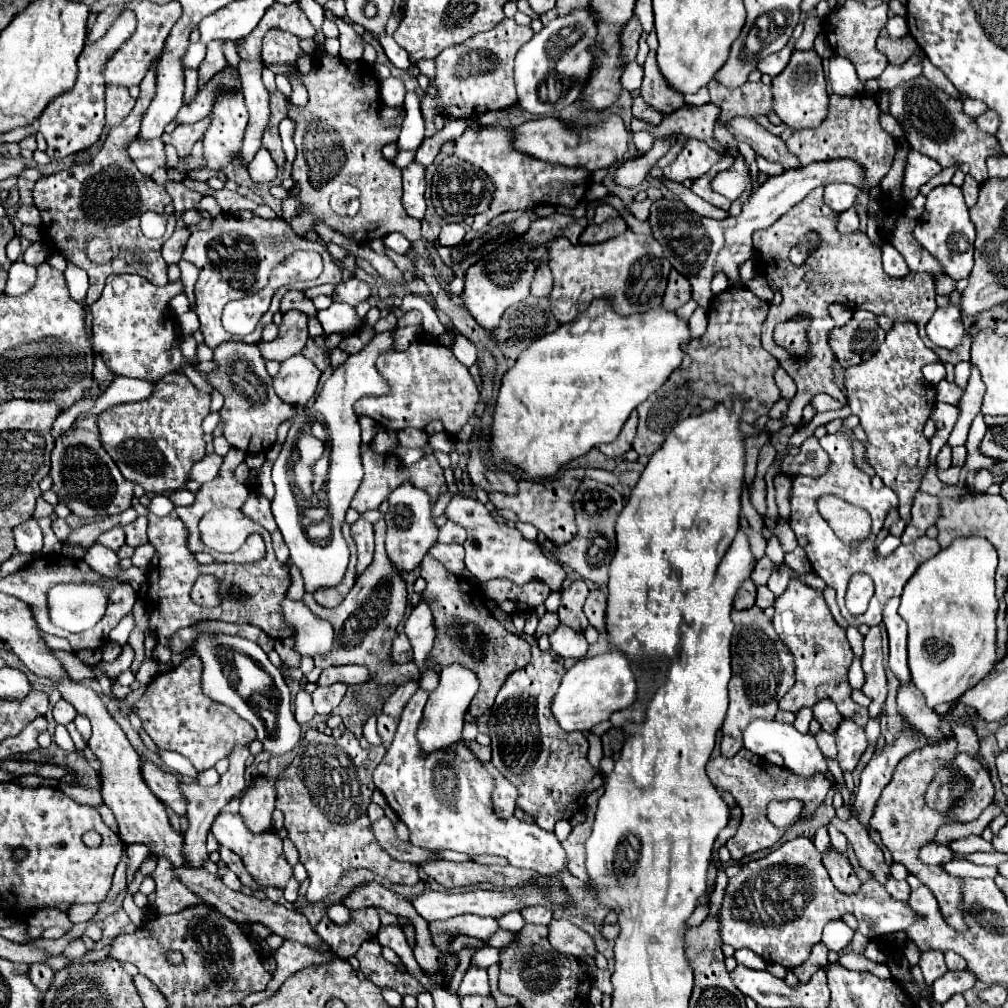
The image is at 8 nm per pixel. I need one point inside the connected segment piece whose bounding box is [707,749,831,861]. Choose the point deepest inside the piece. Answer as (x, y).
(754, 783)

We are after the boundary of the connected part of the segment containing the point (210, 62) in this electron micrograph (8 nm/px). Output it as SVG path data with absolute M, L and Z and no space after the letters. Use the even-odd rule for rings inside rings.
M213 41L207 45L207 55L203 63L199 65L199 85L205 85L209 77L219 73L221 69L227 67L227 59L223 55L223 41Z

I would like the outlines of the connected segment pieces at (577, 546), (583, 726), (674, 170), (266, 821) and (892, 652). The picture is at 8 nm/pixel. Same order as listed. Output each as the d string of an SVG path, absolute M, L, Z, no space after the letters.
M583 479L577 487L577 493L573 495L573 509L577 521L577 537L573 537L569 545L555 545L555 557L557 561L569 565L583 579L593 581L605 591L607 567L615 553L615 519L623 509L623 499L615 487Z
M607 651L603 655L577 661L565 675L551 701L551 711L563 731L589 733L593 725L607 721L611 713L629 707L637 699L637 683L629 661L617 653Z
M687 139L679 157L665 167L665 177L677 183L683 183L685 179L697 179L703 173L707 173L719 159L721 153L711 149L707 143L697 139Z
M257 777L257 779L253 781L253 785L247 789L247 793L241 797L241 811L239 811L239 815L243 817L243 821L245 821L247 829L251 829L251 833L265 833L265 831L271 829L271 813L273 813L273 809L275 809L275 781L277 781L277 779L279 779L279 777L275 777L275 779Z
M897 597L889 599L883 611L883 623L889 635L889 667L893 675L899 679L899 683L905 685L911 681L907 667L907 623L897 613L897 609L899 609L899 599Z

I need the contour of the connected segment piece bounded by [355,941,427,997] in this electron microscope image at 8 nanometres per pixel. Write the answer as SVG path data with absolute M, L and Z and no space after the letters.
M365 941L355 953L355 959L359 961L359 967L365 979L373 981L381 989L389 987L399 991L401 995L413 995L413 997L427 991L421 987L421 983L413 975L409 975L407 971L401 971L399 965L385 961L375 941Z

